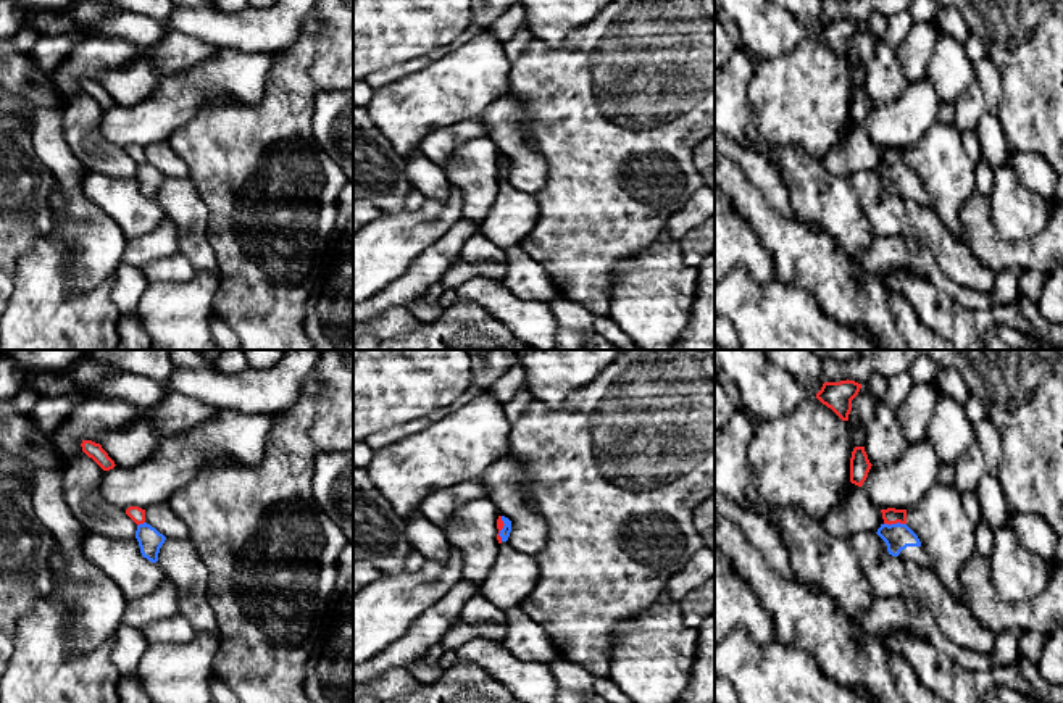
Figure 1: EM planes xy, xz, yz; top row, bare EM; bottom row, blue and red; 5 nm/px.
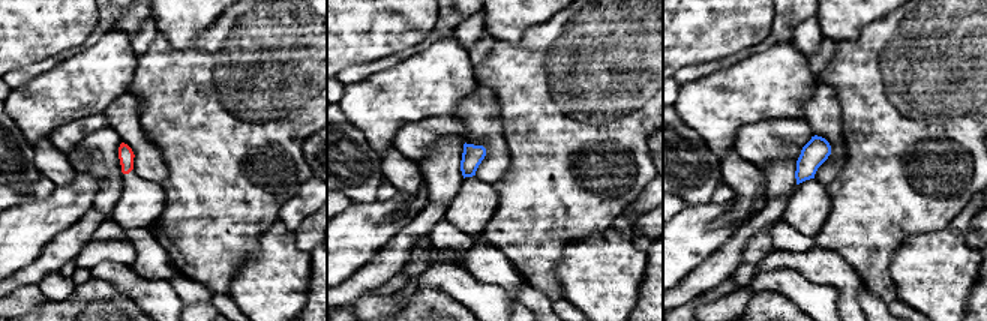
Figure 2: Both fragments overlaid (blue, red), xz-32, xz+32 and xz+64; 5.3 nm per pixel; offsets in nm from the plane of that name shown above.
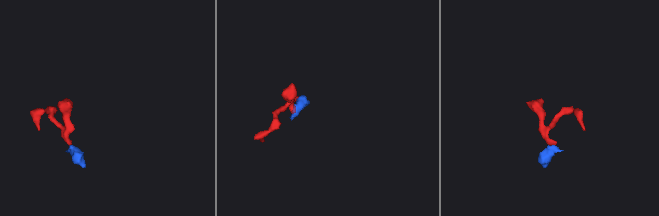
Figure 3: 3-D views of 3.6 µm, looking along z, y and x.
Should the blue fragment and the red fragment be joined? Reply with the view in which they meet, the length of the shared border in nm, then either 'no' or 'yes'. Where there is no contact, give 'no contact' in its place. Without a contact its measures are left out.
meets blue in yz; contact 110 nm long; no

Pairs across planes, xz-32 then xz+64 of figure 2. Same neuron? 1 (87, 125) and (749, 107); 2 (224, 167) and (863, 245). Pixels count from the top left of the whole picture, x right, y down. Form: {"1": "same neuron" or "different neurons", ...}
{"1": "different neurons", "2": "same neuron"}

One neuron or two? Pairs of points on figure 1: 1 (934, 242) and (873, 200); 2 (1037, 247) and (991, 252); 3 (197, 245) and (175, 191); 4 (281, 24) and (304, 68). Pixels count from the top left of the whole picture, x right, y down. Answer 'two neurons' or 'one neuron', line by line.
1: one neuron
2: one neuron
3: one neuron
4: two neurons

